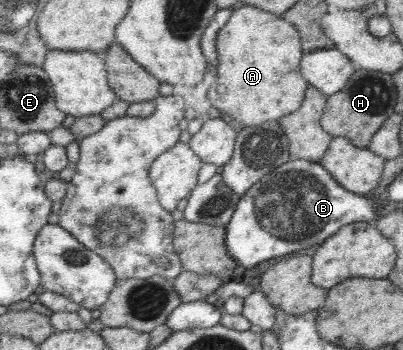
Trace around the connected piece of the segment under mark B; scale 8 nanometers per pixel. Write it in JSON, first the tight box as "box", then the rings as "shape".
{"box":[225,158,382,271],"shape":[[[291,158],[289,162],[274,168],[241,197],[231,219],[226,224],[225,243],[232,259],[240,265],[240,271],[256,268],[260,263],[284,256],[290,252],[320,244],[332,236],[341,226],[360,221],[374,222],[378,207],[382,207],[379,198],[352,193],[338,184],[316,161]]]}

